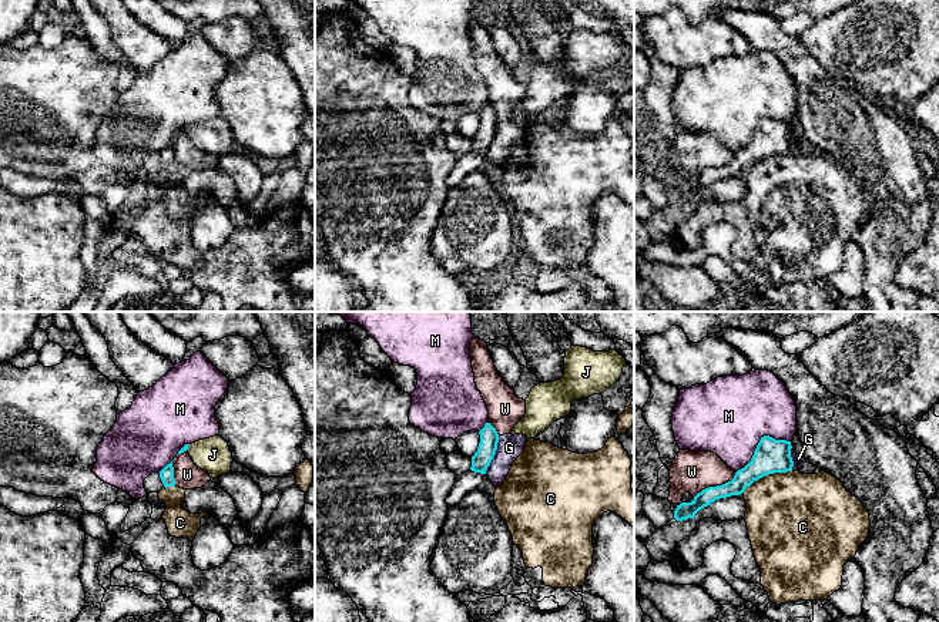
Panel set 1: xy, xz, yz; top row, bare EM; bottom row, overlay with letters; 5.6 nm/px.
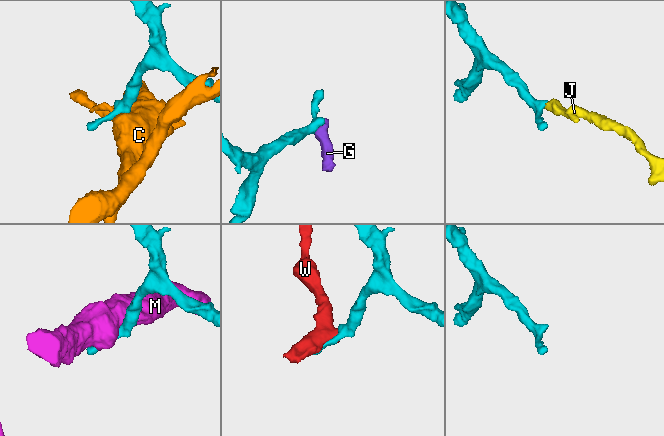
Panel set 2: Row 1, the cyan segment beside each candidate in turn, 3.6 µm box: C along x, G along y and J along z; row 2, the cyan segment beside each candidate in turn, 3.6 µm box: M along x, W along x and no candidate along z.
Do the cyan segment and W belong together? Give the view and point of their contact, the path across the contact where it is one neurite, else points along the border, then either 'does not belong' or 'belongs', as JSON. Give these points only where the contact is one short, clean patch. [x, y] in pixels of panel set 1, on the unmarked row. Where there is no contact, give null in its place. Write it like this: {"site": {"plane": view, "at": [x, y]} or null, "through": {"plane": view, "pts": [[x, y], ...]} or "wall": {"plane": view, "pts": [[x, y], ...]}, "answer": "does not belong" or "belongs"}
{"site": {"plane": "yz", "at": [717, 167]}, "answer": "does not belong"}

